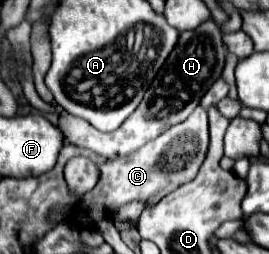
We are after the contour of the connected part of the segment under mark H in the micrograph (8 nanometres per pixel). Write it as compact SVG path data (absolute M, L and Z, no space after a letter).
M207 21L195 31L181 33L171 57L161 67L161 71L153 79L153 83L149 85L143 101L123 121L123 125L119 129L115 129L111 133L103 133L103 131L97 131L95 127L91 127L85 119L79 119L79 117L65 113L65 111L59 117L59 129L65 133L65 137L71 145L91 149L93 153L103 155L105 159L129 155L131 151L137 151L147 141L159 137L169 127L185 121L189 117L189 113L199 105L203 93L221 75L223 65L225 65L225 45L221 39L219 25L213 21Z

